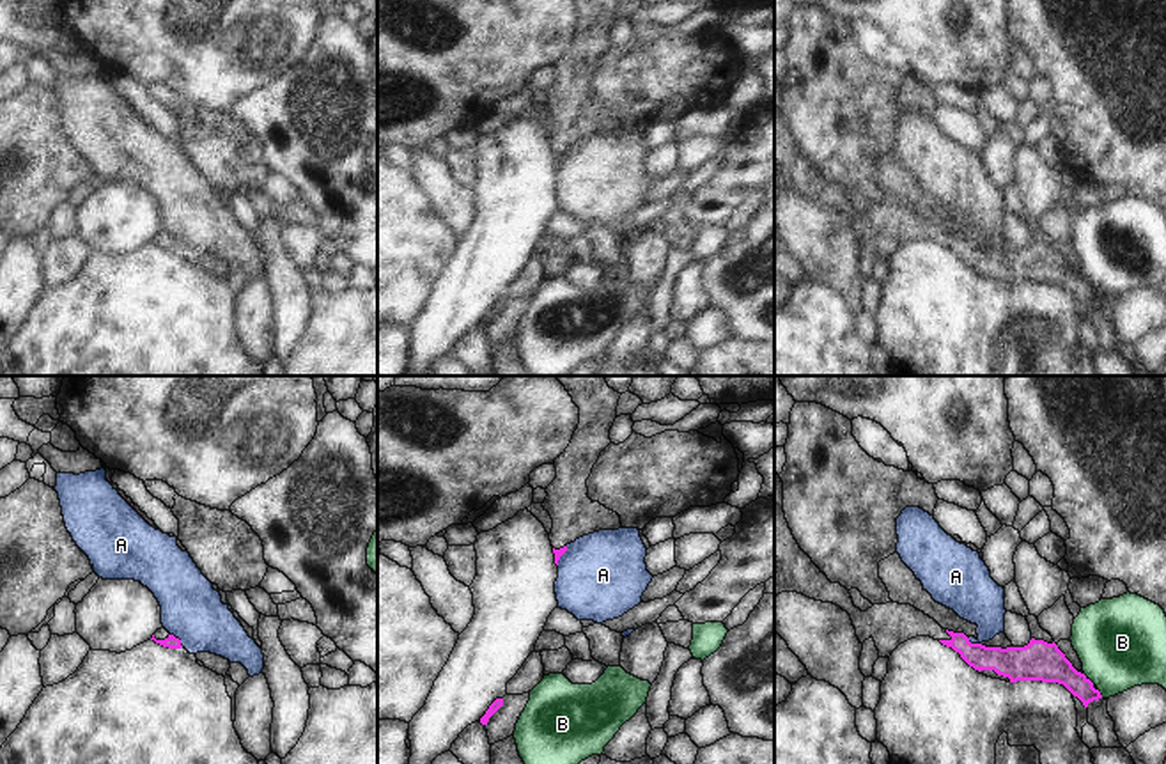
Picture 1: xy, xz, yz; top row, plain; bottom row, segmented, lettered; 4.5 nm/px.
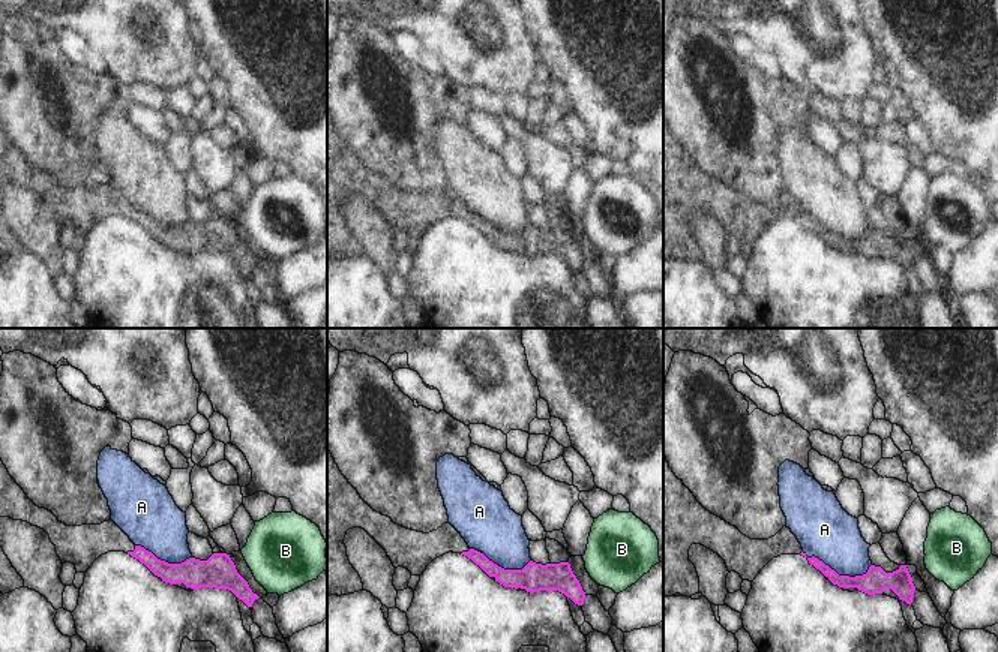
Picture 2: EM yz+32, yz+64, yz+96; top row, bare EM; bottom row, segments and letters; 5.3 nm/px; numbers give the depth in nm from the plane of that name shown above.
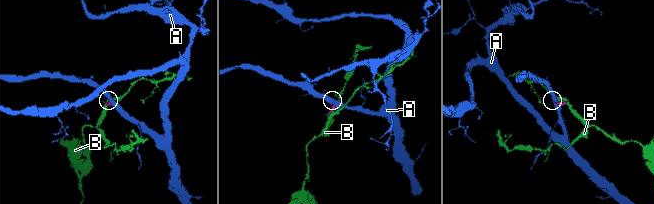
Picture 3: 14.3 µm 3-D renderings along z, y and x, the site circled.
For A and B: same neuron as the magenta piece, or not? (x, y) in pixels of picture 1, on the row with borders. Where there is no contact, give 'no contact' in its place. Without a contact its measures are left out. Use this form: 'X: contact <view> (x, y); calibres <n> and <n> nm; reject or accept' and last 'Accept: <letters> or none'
A: contact xy (178, 639); calibres 60 and 280 nm; reject
B: contact yz (1088, 679); calibres 180 and 400 nm; reject
Accept: none

